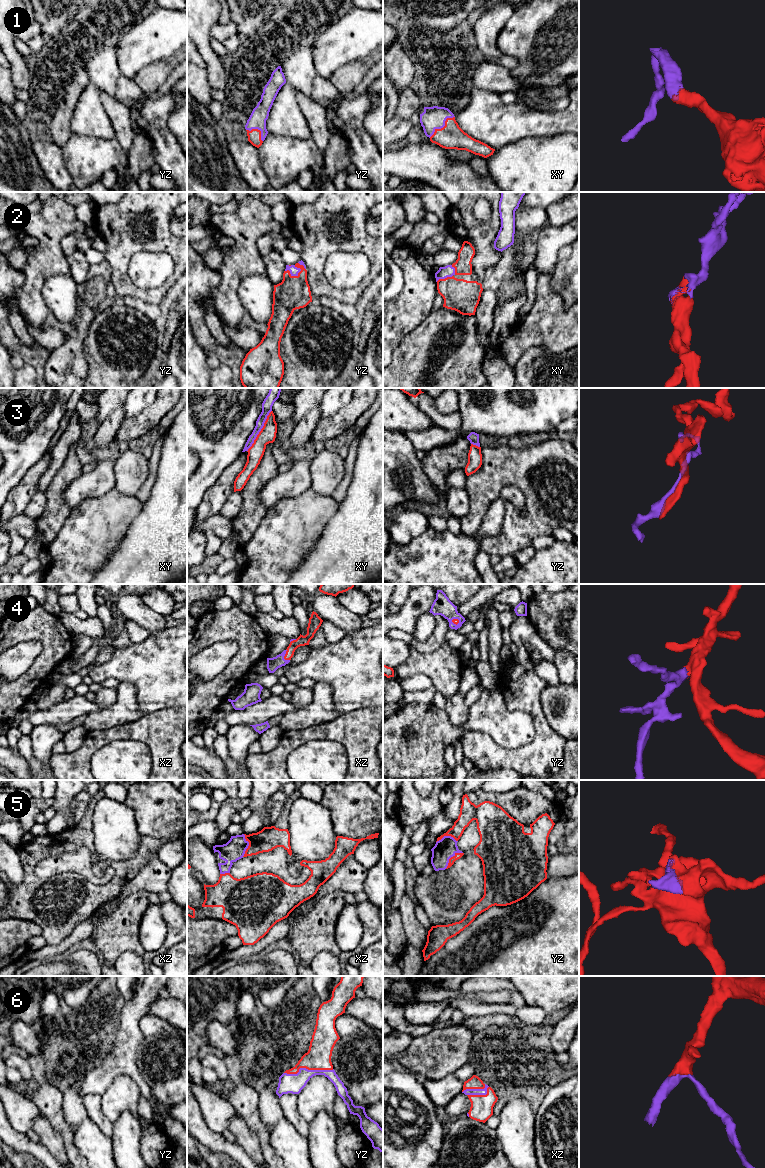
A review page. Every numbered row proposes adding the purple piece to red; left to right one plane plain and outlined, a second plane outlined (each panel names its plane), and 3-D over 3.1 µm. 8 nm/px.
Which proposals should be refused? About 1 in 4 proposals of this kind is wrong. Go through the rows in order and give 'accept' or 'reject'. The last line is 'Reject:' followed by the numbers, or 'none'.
1: accept
2: accept
3: reject
4: accept
5: accept
6: accept
Reject: 3

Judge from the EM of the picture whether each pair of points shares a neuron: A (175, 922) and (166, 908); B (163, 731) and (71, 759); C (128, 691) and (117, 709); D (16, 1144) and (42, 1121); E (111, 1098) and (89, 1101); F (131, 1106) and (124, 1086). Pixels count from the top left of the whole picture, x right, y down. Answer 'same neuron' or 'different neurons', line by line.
A: same neuron
B: same neuron
C: same neuron
D: different neurons
E: different neurons
F: same neuron

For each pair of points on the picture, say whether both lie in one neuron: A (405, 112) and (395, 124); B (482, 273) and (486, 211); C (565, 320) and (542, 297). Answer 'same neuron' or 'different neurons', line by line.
A: different neurons
B: different neurons
C: same neuron

